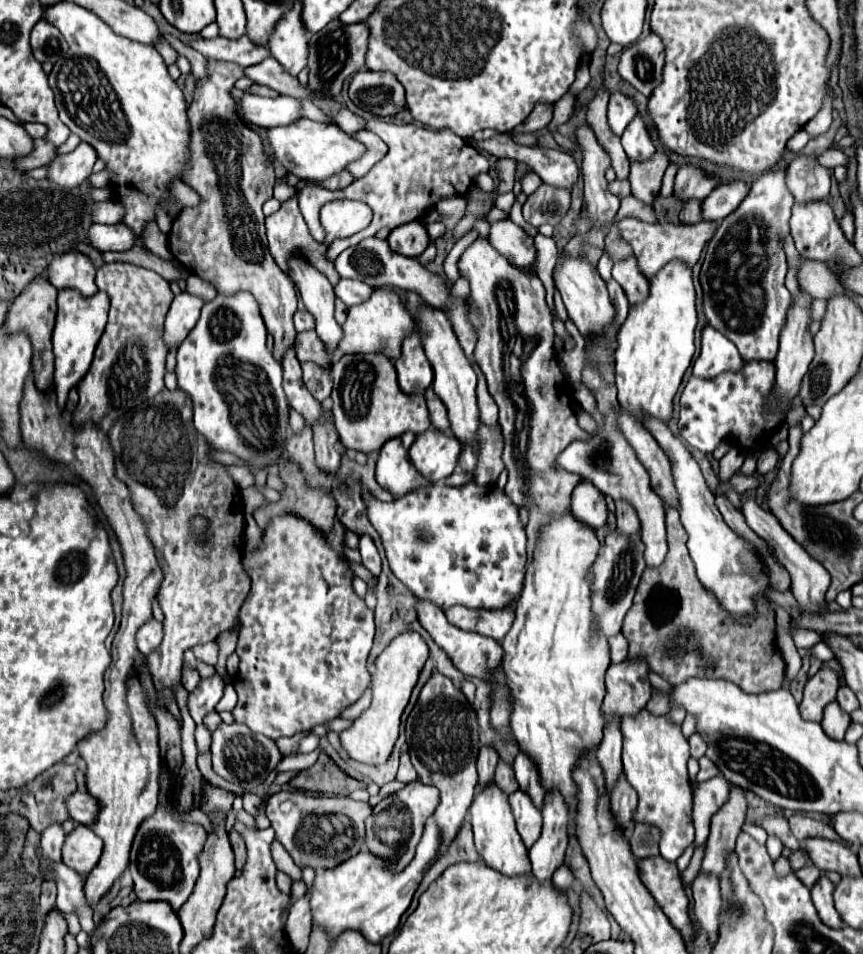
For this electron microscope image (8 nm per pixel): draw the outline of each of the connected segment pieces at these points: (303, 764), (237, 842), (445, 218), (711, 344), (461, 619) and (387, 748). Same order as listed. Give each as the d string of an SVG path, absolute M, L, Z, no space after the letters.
M317 750L309 754L298 754L286 756L281 760L281 764L277 764L277 772L285 772L290 770L305 770L310 768L318 759L321 750Z
M231 830L229 832L229 840L231 840L231 846L233 846L233 852L235 852L235 868L241 870L245 866L245 860L247 860L247 850L245 850L245 842L243 838Z
M449 198L449 202L439 202L437 204L437 212L441 214L441 222L445 224L447 232L451 232L455 228L455 224L463 218L465 208L467 208L465 198Z
M705 326L701 334L701 354L693 366L693 376L701 380L717 378L723 372L737 372L743 368L743 358L737 346L721 332Z
M451 606L445 610L445 616L451 624L471 630L483 636L489 636L493 640L503 640L503 636L509 632L515 614L509 608L501 610L469 610L465 606Z
M417 632L401 634L401 638L395 638L375 660L375 672L371 674L371 706L361 712L361 716L339 734L341 746L349 754L349 758L369 764L369 766L379 766L385 764L385 760L391 756L393 744L399 736L399 722L401 714L409 702L411 690L417 684L419 672L425 666L425 660L429 656L429 648L425 640Z

